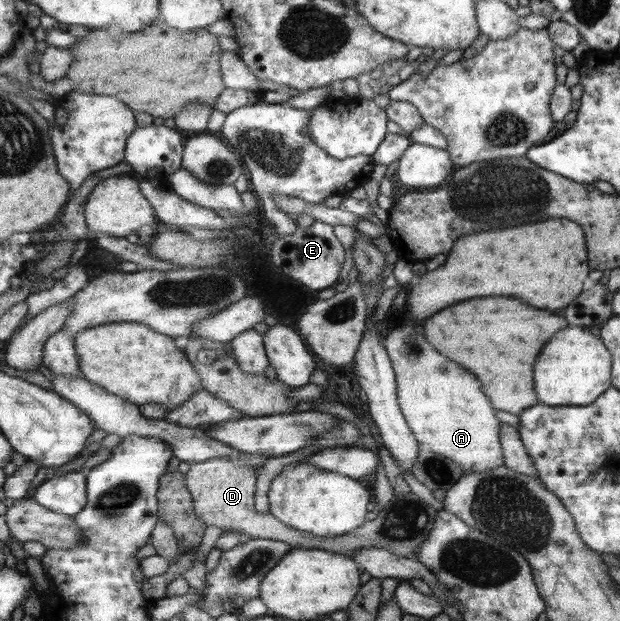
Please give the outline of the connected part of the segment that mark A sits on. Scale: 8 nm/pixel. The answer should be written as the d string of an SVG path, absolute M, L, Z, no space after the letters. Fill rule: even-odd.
M419 322L391 329L384 339L384 345L396 375L396 395L400 410L418 443L427 444L435 453L449 457L464 470L465 474L504 466L505 453L502 450L499 419L495 415L495 409L491 407L489 397L481 391L479 379L459 363L441 355L421 333Z

